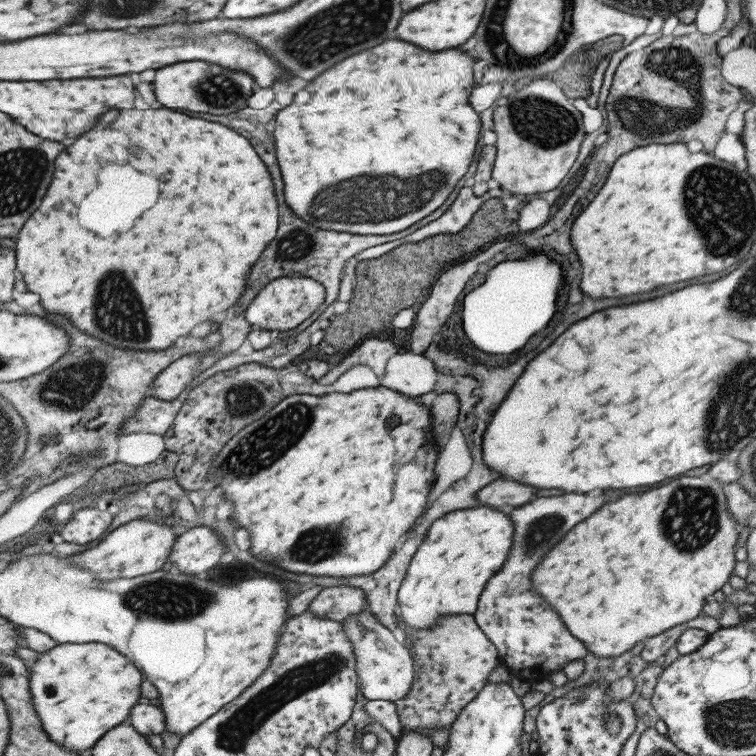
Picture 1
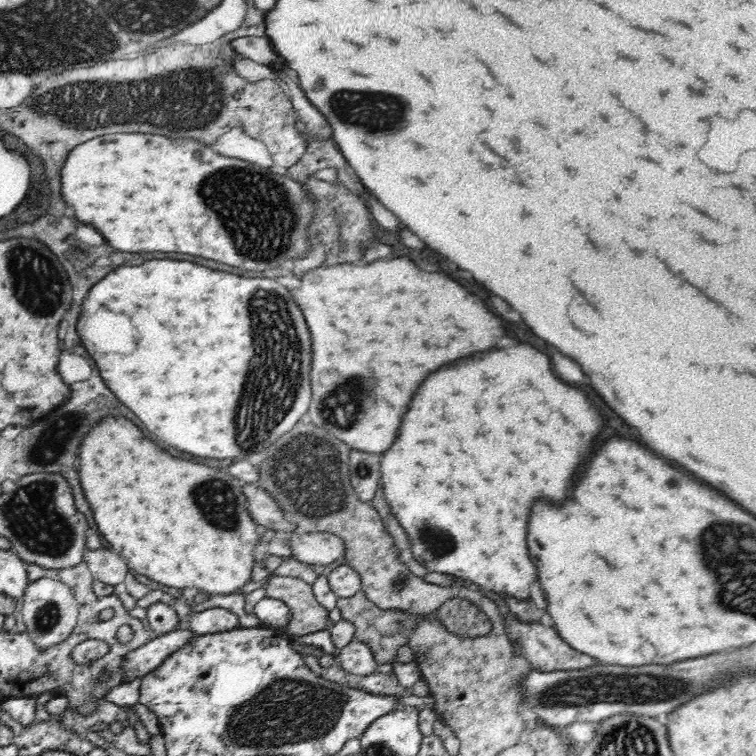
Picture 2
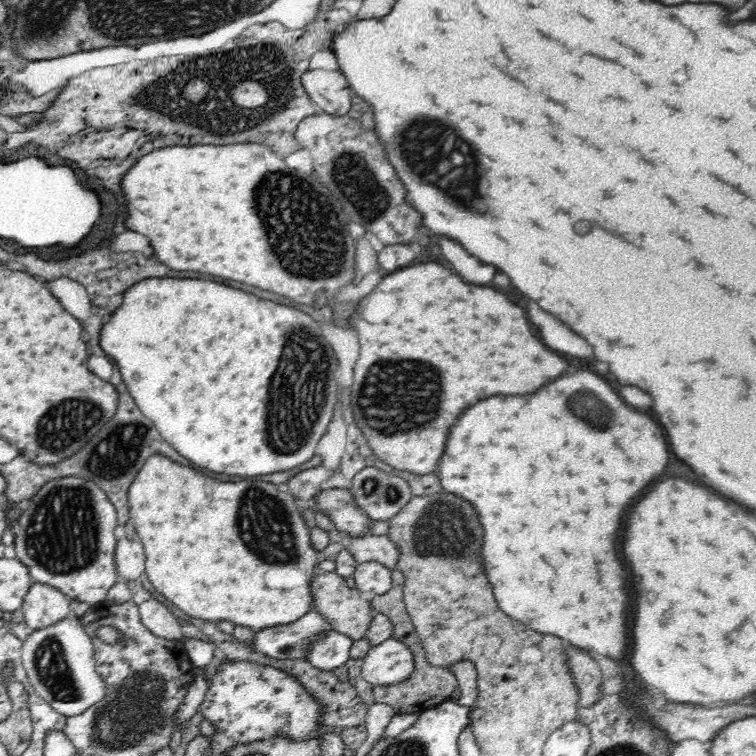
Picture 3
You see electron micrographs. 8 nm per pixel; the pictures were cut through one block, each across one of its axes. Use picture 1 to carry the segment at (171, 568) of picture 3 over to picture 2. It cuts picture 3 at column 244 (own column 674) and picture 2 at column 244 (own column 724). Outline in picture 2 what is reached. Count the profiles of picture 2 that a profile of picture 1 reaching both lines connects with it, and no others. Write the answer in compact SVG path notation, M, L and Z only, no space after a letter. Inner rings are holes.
M106 416L102 422L96 424L96 428L82 440L80 444L80 456L78 460L88 460L86 462L86 476L88 478L96 478L102 474L102 480L82 480L86 490L86 500L90 504L90 508L94 508L92 511L92 517L94 517L94 523L96 523L96 532L99 534L105 545L108 545L112 552L120 555L131 570L135 573L143 574L148 578L160 582L166 586L172 586L174 588L198 588L202 593L209 593L215 595L230 594L238 588L242 588L246 582L250 580L250 574L252 574L252 566L254 566L254 556L250 552L254 550L256 542L260 534L256 532L256 523L252 521L252 517L248 515L248 509L246 509L246 495L242 492L243 482L240 479L234 478L232 475L226 472L226 469L222 468L210 468L210 466L204 466L204 464L196 464L196 462L188 462L188 460L180 460L180 458L174 458L170 456L168 452L160 450L154 442L150 442L138 426L134 426L130 420L126 418L114 418L114 416Z

